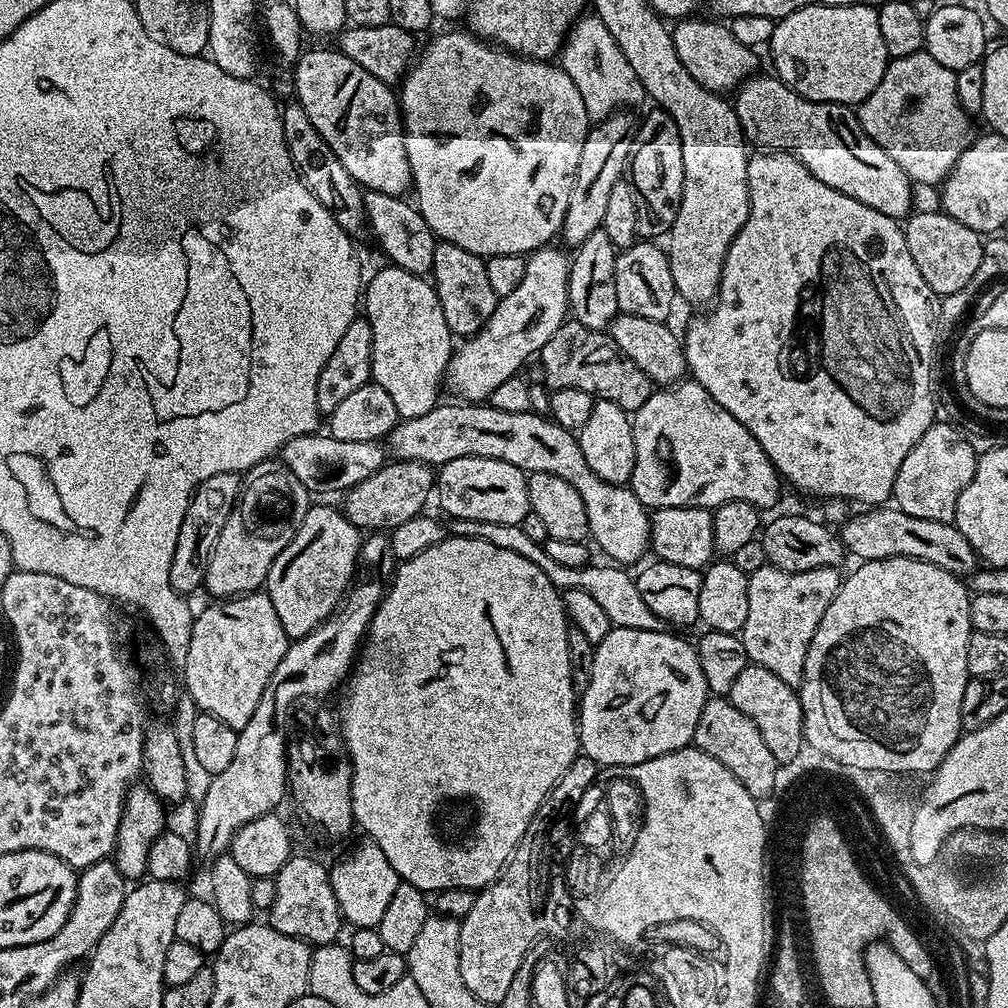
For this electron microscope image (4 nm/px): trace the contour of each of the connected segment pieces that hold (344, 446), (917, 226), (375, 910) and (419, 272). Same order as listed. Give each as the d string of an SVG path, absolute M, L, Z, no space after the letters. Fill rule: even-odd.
M319 431L305 436L290 438L282 449L282 463L308 488L309 493L337 492L343 494L349 488L358 486L370 474L374 474L386 463L386 448L375 440L366 442L342 442L342 438L334 438L330 434L320 436Z
M943 210L935 211L909 215L903 229L906 250L910 250L910 258L914 258L922 278L926 278L926 286L943 298L962 290L974 278L982 262L985 241L970 226L962 226L962 222L950 218Z
M362 840L358 847L344 855L334 866L331 865L329 876L341 917L347 923L349 921L351 927L358 928L379 927L387 904L394 896L397 886L402 883L382 850L369 840Z
M368 192L364 198L364 215L367 227L372 228L380 248L389 256L397 268L415 276L427 277L434 266L434 250L438 238L430 230L426 218L422 218L419 208L404 196L391 196L381 192Z

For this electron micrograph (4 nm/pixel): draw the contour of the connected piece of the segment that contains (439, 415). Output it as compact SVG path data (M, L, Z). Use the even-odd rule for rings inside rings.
M487 402L444 403L437 403L436 408L430 410L430 414L422 414L422 418L400 420L386 437L387 451L398 460L420 460L433 466L454 462L454 458L477 456L510 462L510 466L518 466L525 474L558 474L558 478L570 482L570 486L582 494L591 543L596 543L608 555L605 557L617 565L641 563L639 560L649 551L652 538L649 509L632 493L631 487L602 482L602 478L590 470L577 433L533 411L506 414L506 410L494 410Z

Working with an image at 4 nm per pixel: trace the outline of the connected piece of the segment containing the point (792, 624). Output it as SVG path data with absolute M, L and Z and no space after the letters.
M766 566L751 573L748 578L750 606L742 633L749 661L770 670L770 674L782 678L782 682L799 686L814 630L818 630L818 622L822 622L826 606L834 602L834 594L838 594L841 583L840 568L787 572Z

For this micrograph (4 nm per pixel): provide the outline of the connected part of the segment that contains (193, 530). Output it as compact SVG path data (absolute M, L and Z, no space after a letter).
M238 472L214 474L206 482L196 488L190 498L190 506L186 510L186 518L182 518L182 530L178 530L178 546L174 546L174 562L170 562L170 586L176 592L189 594L199 589L204 582L206 566L218 542L218 534L222 534L222 526L226 526L226 518L230 518L232 507L240 499L242 476Z

